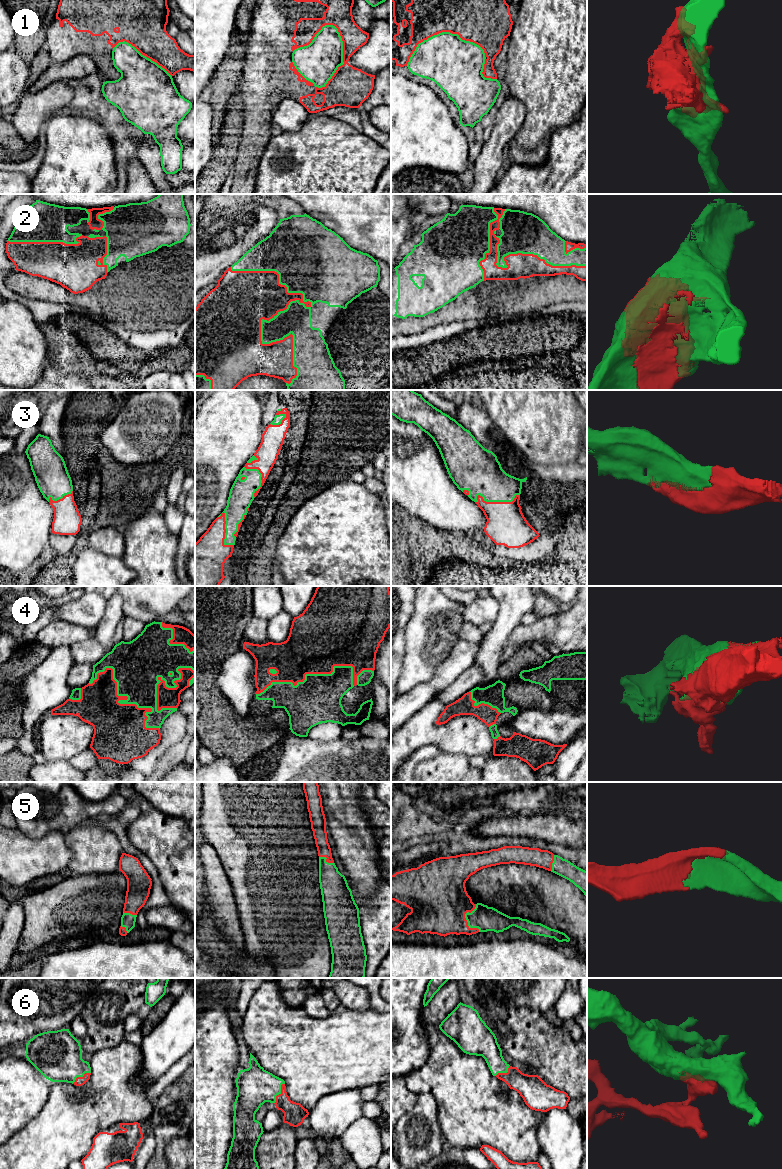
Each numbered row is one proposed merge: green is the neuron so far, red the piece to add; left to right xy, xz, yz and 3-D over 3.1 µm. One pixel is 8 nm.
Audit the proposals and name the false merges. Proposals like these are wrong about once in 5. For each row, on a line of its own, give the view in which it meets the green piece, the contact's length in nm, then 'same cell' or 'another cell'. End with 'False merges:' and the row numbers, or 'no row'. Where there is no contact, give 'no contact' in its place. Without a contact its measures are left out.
1: contact in xz; length 550 nm; another cell
2: contact in xz; length 1050 nm; same cell
3: contact in yz; length 360 nm; same cell
4: contact in xy; length 700 nm; same cell
5: contact in yz; length 220 nm; same cell
6: contact in xz; length 190 nm; same cell
False merges: 1

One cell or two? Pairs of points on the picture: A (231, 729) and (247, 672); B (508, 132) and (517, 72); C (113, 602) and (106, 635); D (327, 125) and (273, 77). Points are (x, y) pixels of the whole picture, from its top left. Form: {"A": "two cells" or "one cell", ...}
{"A": "two cells", "B": "two cells", "C": "one cell", "D": "two cells"}

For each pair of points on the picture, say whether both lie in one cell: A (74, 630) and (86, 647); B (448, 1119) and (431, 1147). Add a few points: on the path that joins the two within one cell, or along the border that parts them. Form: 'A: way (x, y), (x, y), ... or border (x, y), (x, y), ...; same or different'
A: border (90, 636), (69, 645); different
B: border (436, 1107), (439, 1129), (444, 1138); different

